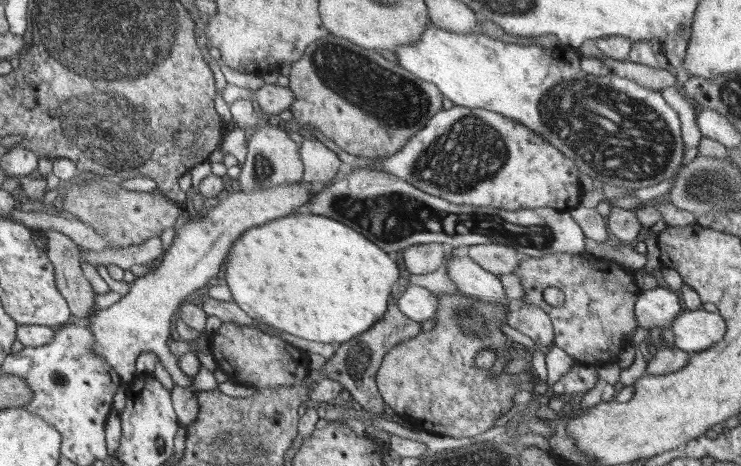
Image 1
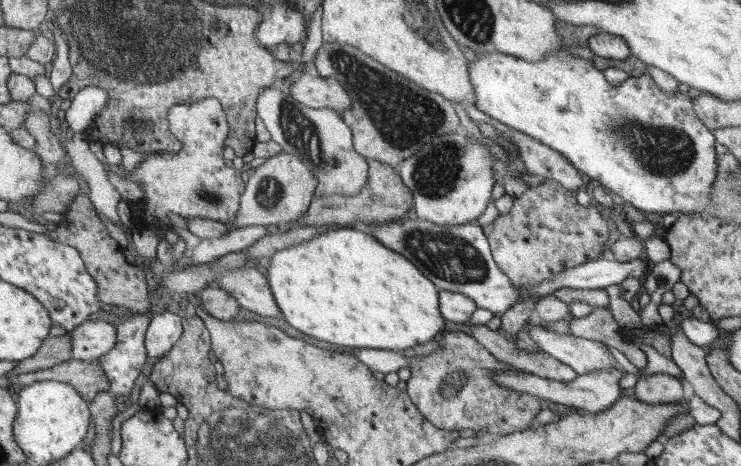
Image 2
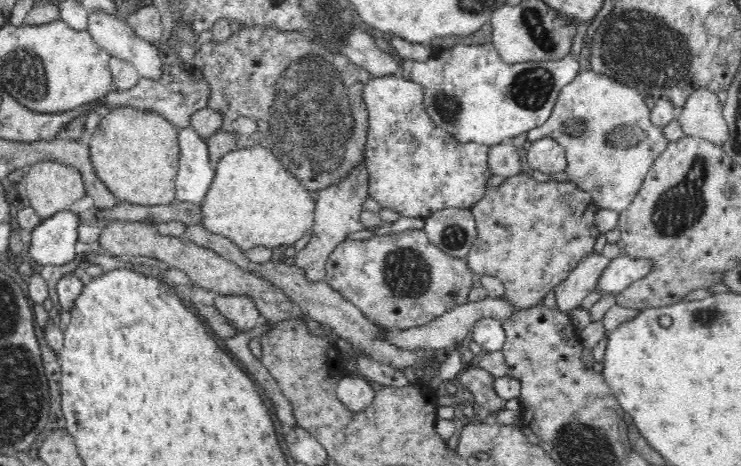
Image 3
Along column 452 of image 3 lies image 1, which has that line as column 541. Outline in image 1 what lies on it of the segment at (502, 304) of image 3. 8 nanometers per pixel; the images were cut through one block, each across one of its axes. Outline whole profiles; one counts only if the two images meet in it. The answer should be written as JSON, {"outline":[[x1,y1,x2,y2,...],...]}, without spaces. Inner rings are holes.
{"outline":[[524,304,519,310,507,314,507,323,532,338,538,347,546,350,553,346,553,324,543,308]]}

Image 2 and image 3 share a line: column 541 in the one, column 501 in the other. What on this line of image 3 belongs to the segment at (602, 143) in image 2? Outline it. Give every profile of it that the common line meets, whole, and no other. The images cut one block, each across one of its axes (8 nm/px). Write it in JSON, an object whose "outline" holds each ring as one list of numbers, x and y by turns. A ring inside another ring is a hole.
{"outline":[[592,20,588,23,579,23,576,36,572,39,572,50,562,60,555,62,546,60,542,62,523,62,508,64,497,54,492,43,483,45,445,46,436,56,430,56,425,61,403,59,400,61,400,75,412,82,422,85,424,89,424,110,440,128,451,133,456,140,473,141,478,144,487,144,489,147,512,140,514,137,536,128,548,120,553,104,556,102,560,89,574,80,581,71,578,67,578,56,581,44,586,34,589,34]]}

